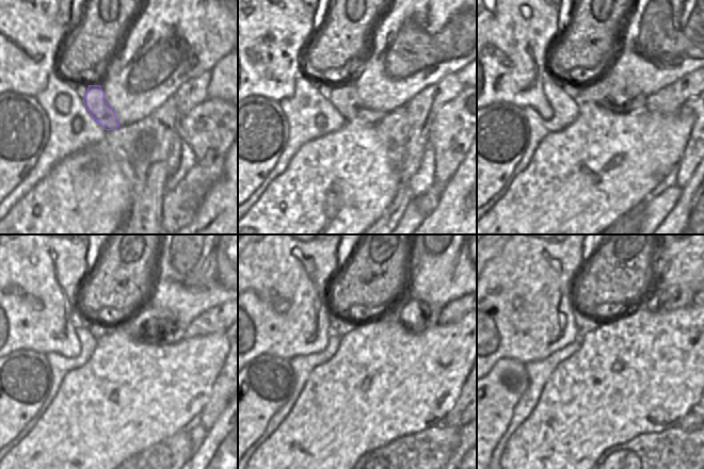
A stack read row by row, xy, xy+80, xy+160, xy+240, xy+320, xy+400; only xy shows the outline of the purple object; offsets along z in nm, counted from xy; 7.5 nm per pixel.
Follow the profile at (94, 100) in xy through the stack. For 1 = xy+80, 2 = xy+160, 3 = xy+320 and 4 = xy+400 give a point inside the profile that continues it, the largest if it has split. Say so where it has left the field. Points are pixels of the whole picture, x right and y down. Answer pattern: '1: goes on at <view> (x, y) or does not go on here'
1: goes on at xy+80 (345, 97)
2: goes on at xy+160 (598, 92)
3: goes on at xy+320 (417, 316)
4: goes on at xy+400 (670, 297)

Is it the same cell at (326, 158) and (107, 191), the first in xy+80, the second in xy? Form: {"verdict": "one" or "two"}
{"verdict": "one"}

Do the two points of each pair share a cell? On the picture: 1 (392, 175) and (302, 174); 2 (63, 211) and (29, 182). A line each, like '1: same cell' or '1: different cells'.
1: same cell
2: different cells

